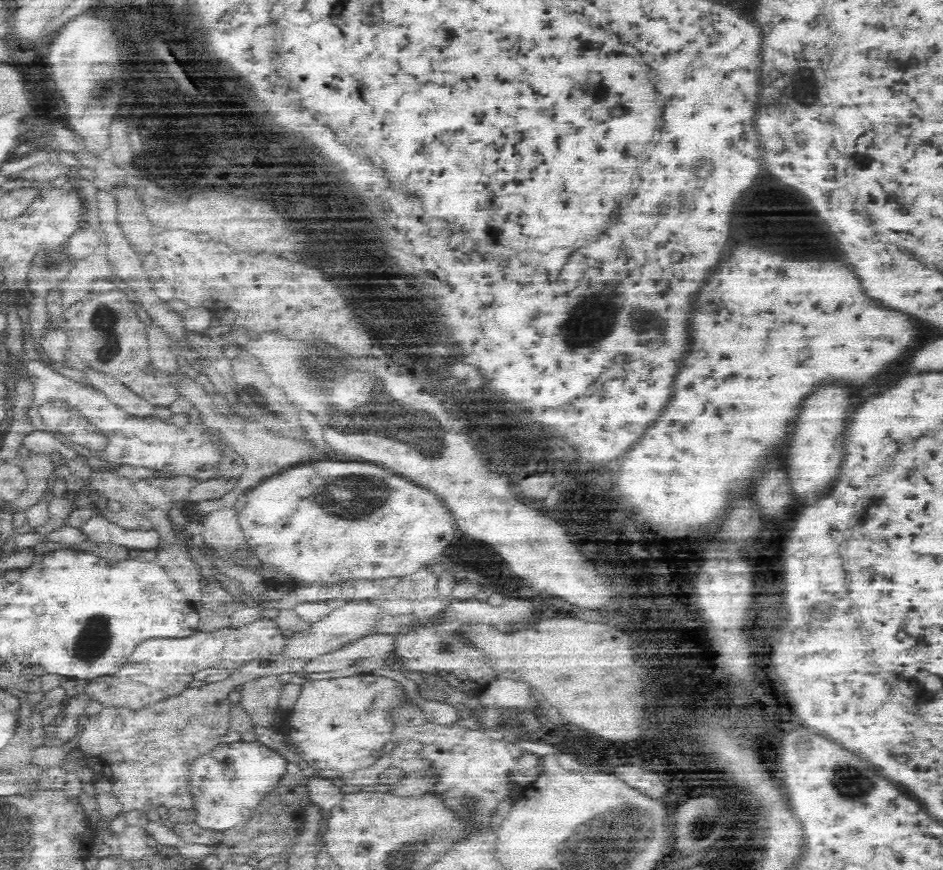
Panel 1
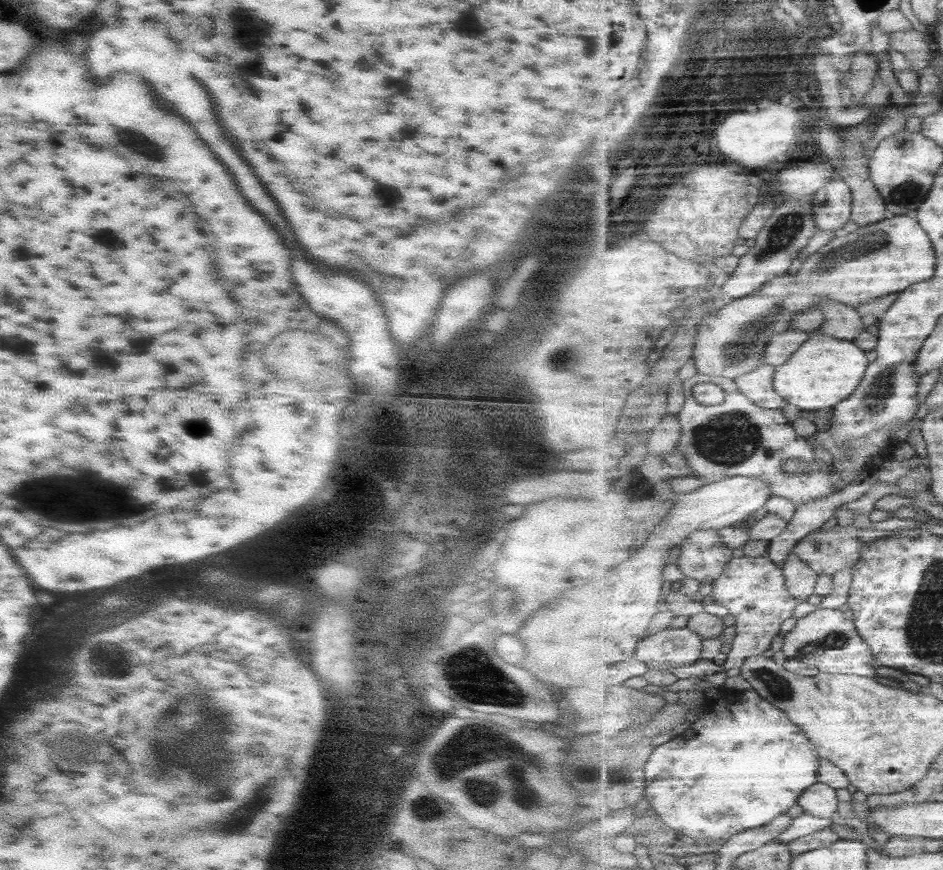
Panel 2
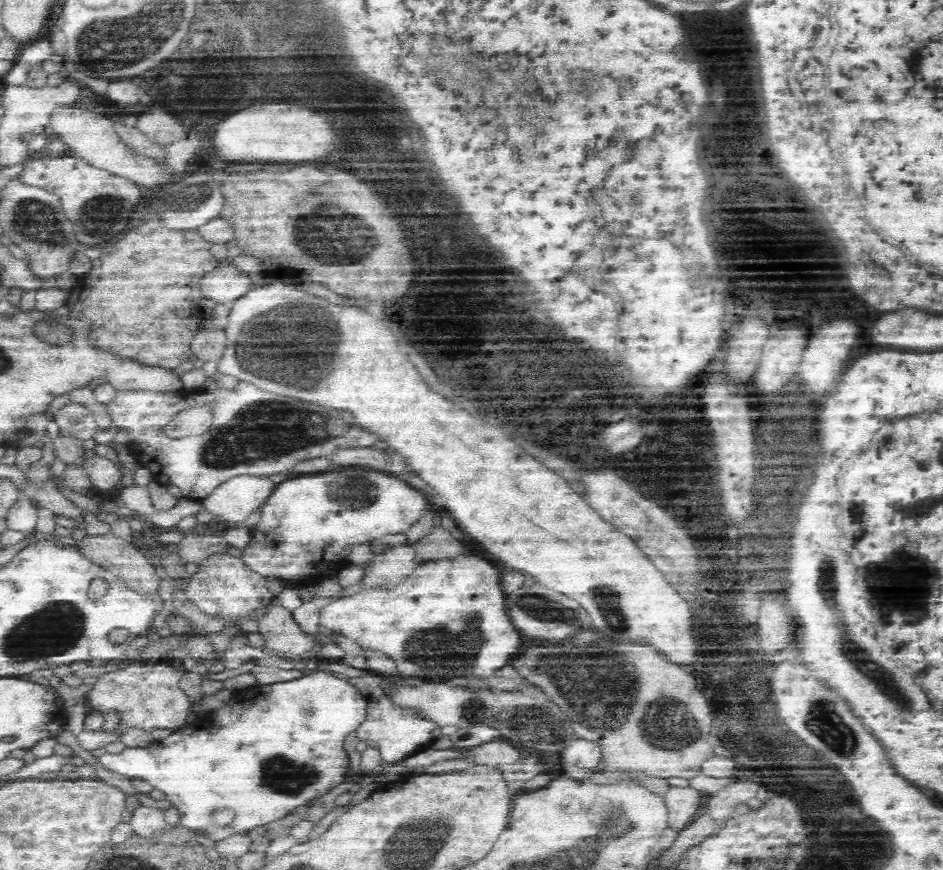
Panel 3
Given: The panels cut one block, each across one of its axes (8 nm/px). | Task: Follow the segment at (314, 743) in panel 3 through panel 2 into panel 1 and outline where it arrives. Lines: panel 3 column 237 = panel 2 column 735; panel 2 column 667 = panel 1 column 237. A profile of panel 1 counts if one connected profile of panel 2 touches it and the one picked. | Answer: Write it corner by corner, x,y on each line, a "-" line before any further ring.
242,740
231,744
222,743
212,752
197,758
189,772
196,825
201,826
204,830
224,832
228,828
246,823
250,814
252,814
252,810
258,806
258,802
278,785
281,777
287,772
287,763
288,761
280,753
266,747
257,740
250,743

